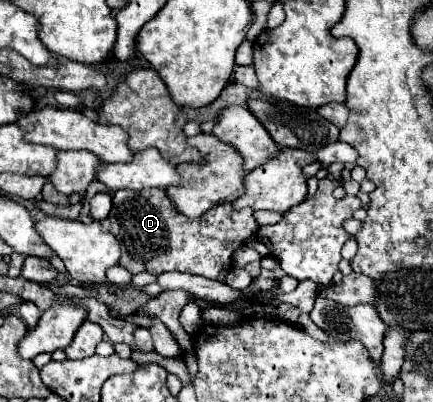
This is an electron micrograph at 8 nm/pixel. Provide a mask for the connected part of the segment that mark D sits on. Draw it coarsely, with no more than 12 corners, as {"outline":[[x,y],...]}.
{"outline":[[163,189],[117,191],[109,223],[131,273],[221,283],[259,229],[251,209],[199,219]]}

